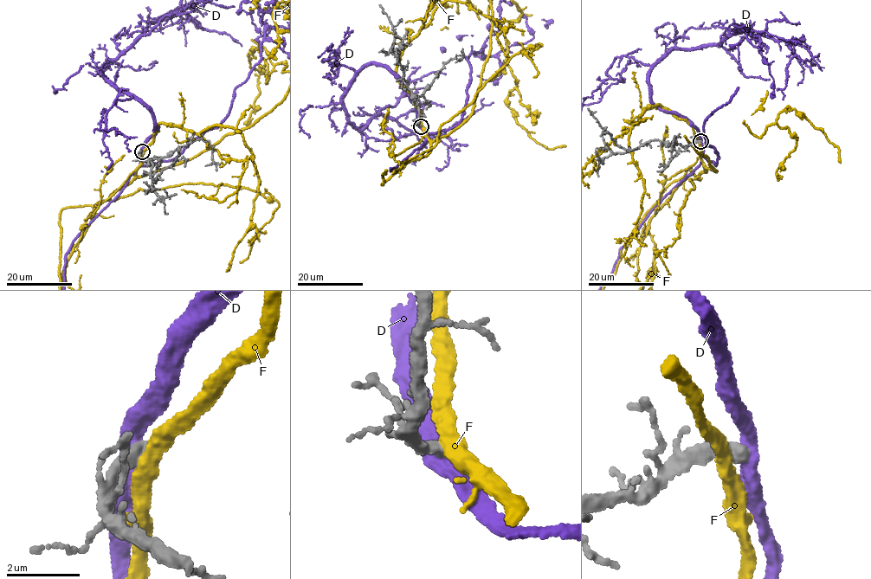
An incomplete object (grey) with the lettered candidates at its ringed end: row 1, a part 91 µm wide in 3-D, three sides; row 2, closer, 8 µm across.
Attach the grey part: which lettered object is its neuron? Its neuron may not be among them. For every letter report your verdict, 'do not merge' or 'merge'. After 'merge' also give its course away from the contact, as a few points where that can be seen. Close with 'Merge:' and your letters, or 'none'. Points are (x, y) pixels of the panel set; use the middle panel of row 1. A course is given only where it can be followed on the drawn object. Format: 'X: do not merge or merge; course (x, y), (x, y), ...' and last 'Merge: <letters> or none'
D: do not merge
F: do not merge
Merge: none

